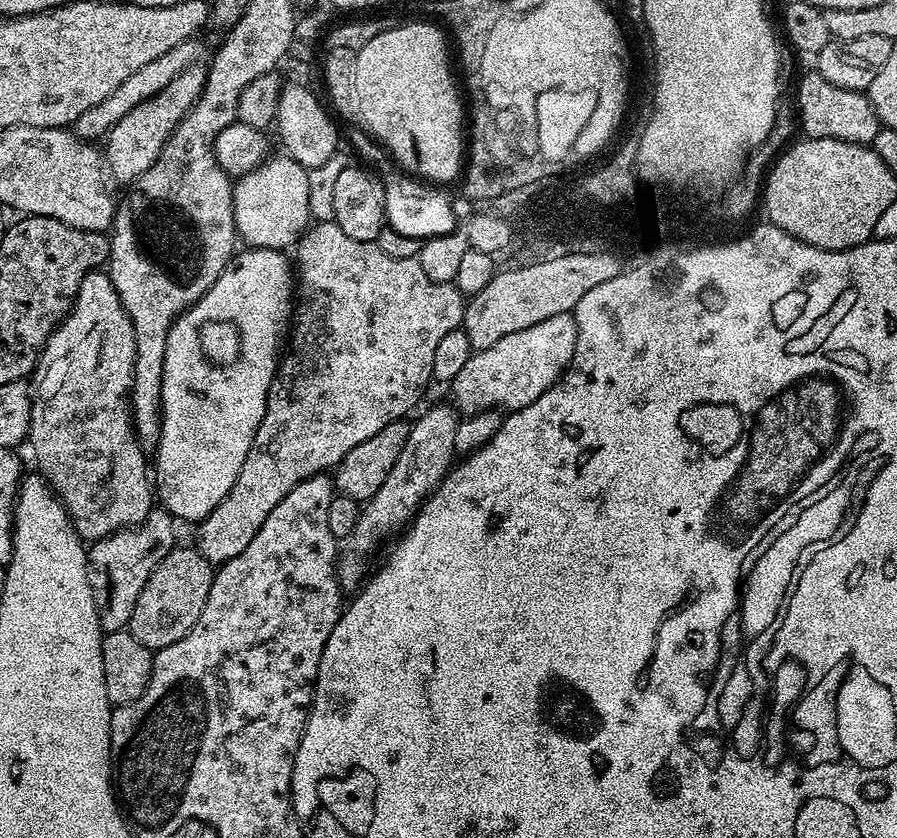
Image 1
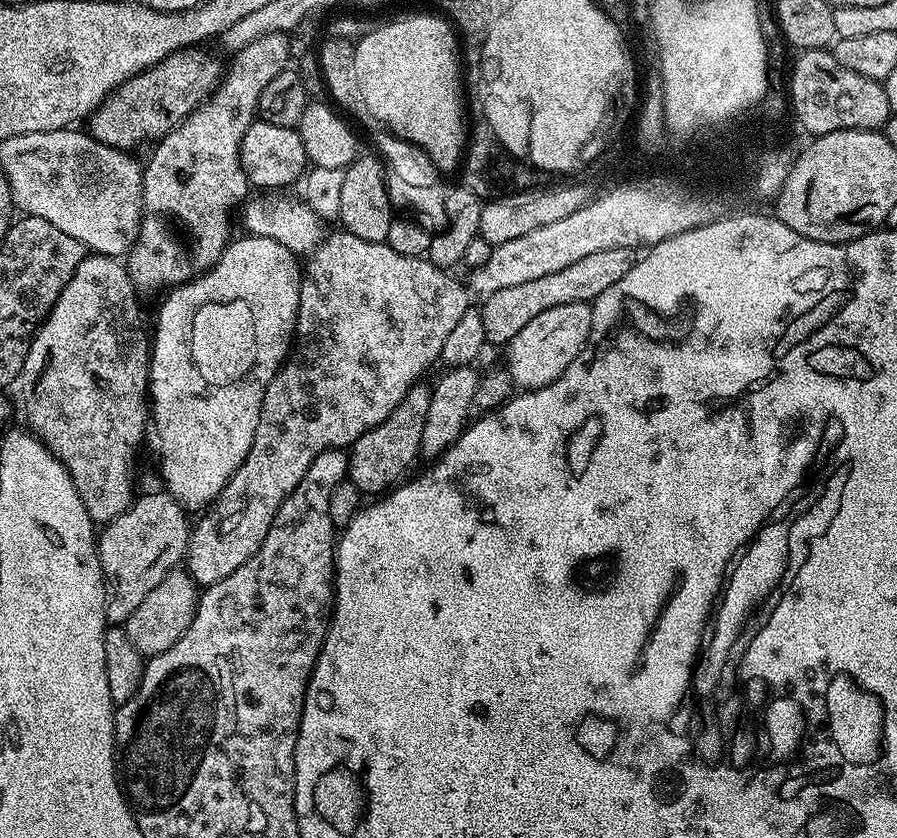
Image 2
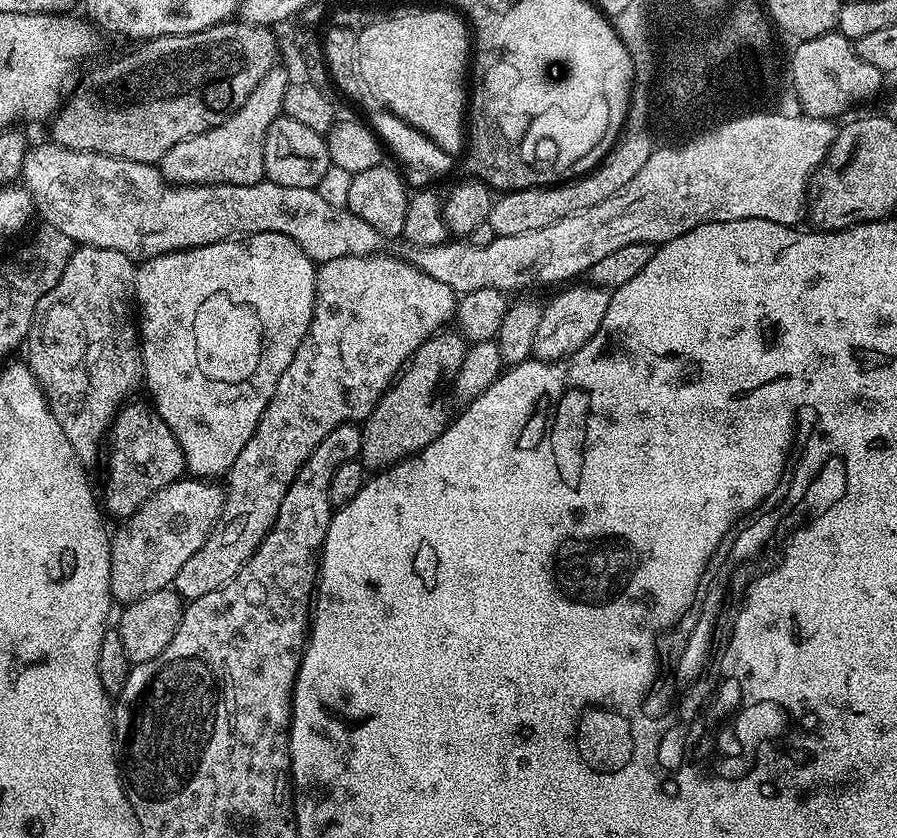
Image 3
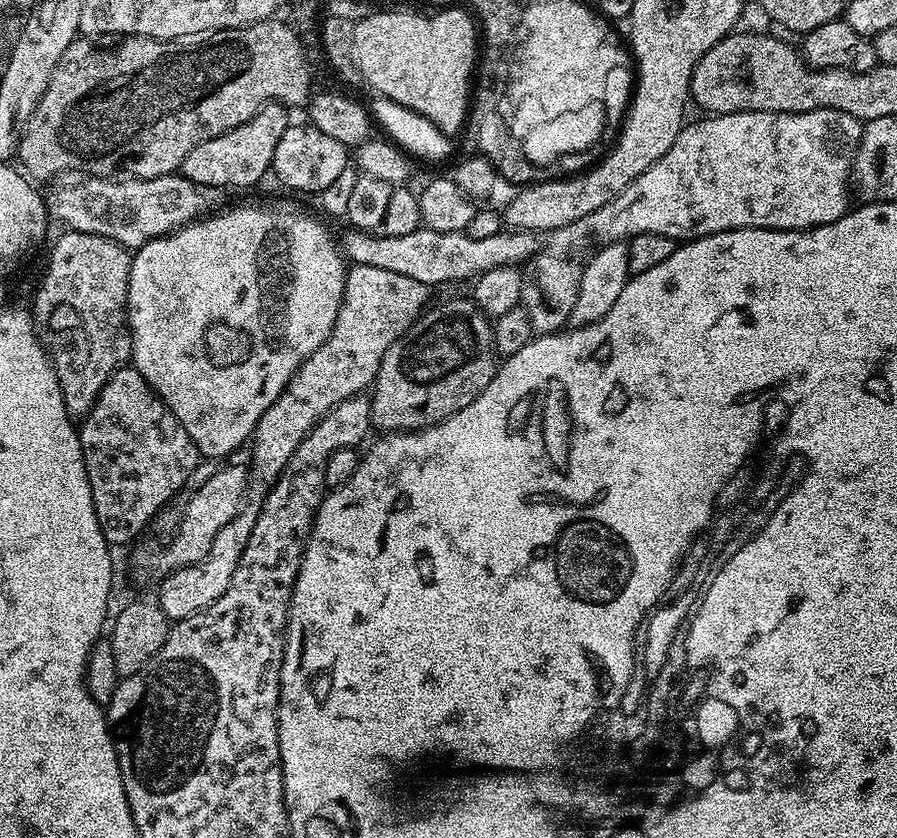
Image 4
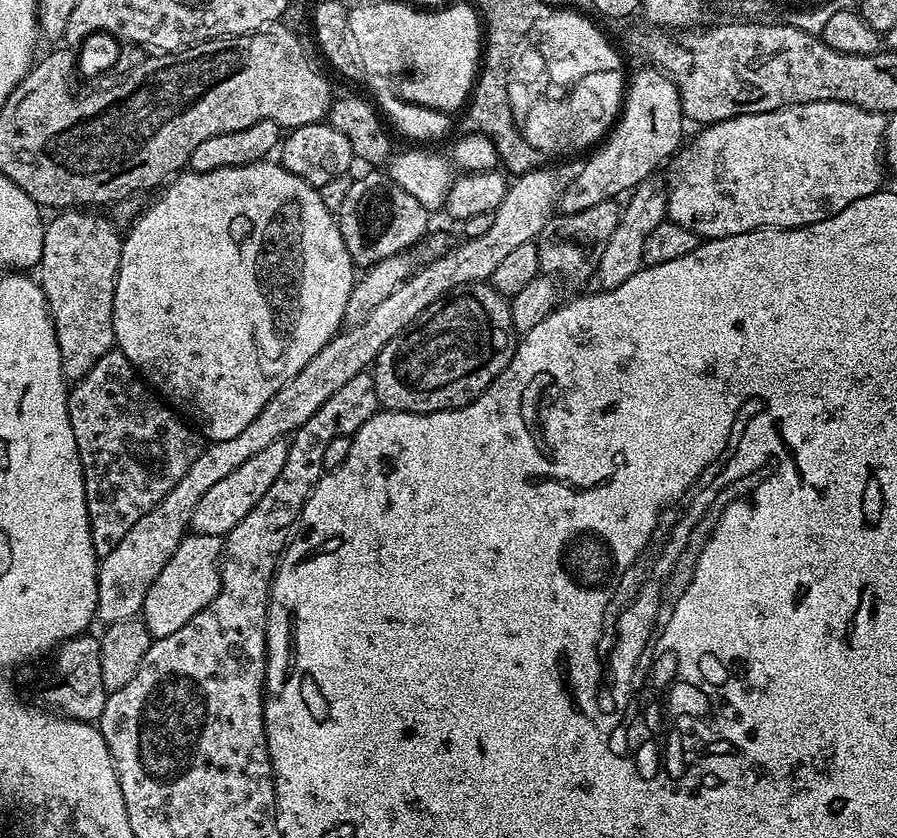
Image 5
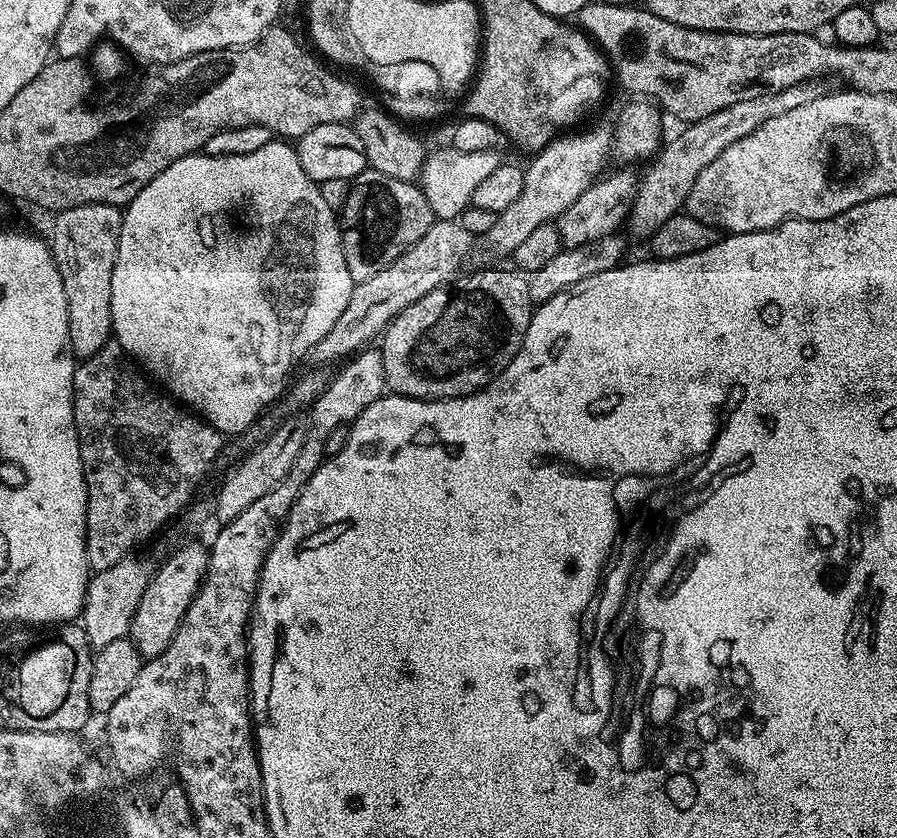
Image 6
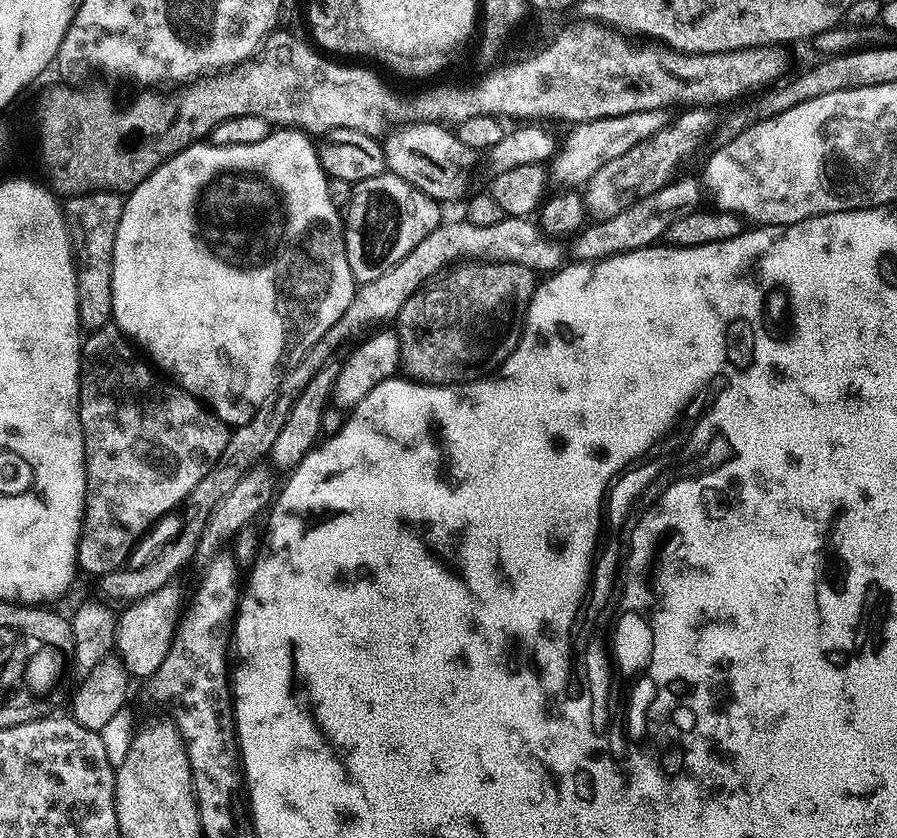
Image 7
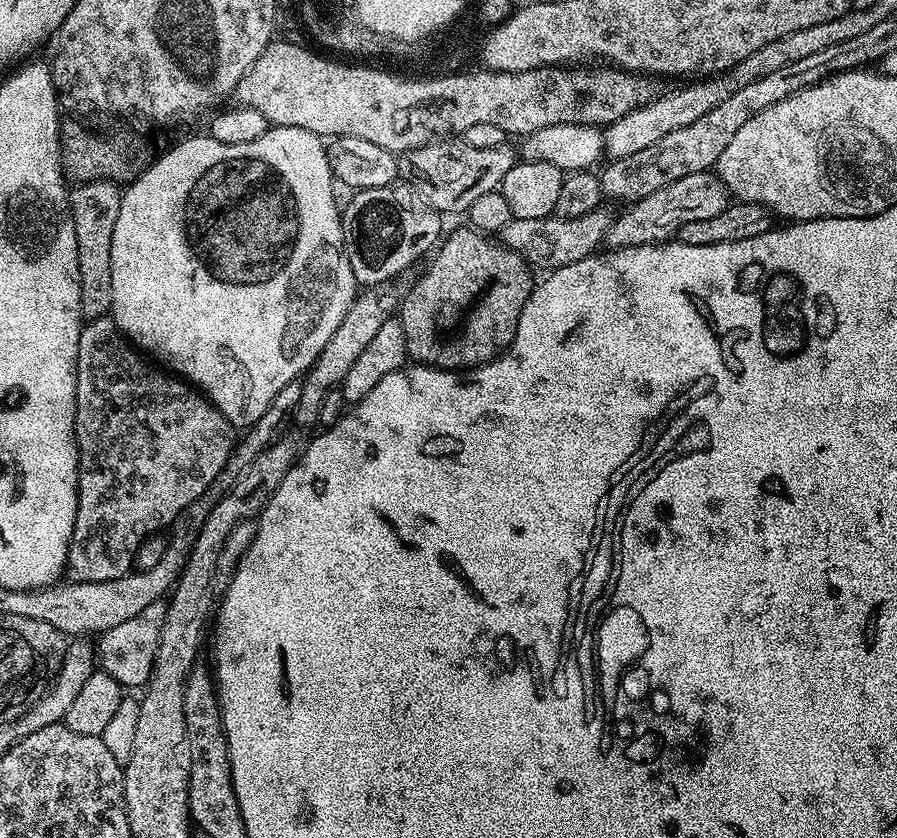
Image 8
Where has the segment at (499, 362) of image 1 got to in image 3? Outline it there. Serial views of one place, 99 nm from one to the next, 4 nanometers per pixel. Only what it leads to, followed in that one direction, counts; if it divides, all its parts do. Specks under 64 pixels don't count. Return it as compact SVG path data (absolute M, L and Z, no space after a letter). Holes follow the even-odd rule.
M576 282L560 290L565 292L558 293L545 306L544 313L538 316L531 353L535 359L547 362L572 356L592 337L598 326L602 326L602 318L606 318L606 310L612 301L609 289L598 288L591 282L580 283L584 282Z

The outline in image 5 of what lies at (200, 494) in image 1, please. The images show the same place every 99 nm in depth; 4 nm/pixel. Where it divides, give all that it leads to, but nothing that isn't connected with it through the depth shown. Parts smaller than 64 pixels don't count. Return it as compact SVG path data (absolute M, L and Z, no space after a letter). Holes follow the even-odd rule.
M272 158L209 172L184 170L160 194L140 217L137 215L131 221L132 229L128 236L126 232L120 245L120 265L112 311L115 347L177 413L183 414L195 425L205 441L234 438L245 426L250 426L250 422L258 418L262 406L266 406L266 402L270 402L270 398L274 398L274 394L278 394L278 390L282 390L282 386L286 386L286 382L290 382L290 378L294 378L294 374L298 374L298 370L302 370L302 366L306 366L306 362L310 362L310 358L314 358L314 354L318 354L318 350L322 350L322 346L330 343L332 337L341 331L346 302L354 283L350 250L346 250L346 242L333 209L322 202L319 191L298 178L298 174L290 174L290 170Z

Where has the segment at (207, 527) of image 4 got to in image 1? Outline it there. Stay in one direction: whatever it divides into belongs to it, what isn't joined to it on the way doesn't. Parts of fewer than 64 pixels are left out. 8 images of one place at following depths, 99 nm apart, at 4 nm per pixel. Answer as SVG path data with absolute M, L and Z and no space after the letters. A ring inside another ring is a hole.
M153 507L152 512L141 524L135 528L121 528L118 532L111 532L109 536L103 536L100 540L91 541L88 548L88 567L92 577L92 588L96 591L96 598L100 606L100 631L107 634L110 632L123 632L128 627L130 618L134 614L134 606L138 606L138 594L142 594L142 586L154 574L154 570L177 547L176 528L174 518L164 511L163 507Z

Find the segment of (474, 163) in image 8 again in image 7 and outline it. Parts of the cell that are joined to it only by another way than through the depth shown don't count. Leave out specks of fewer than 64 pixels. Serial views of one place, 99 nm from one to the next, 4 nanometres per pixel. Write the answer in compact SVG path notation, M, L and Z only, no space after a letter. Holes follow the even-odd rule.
M401 123L383 137L382 143L387 171L410 182L410 186L422 190L437 202L445 202L455 196L456 179L460 171L474 159L472 149L464 145L456 137L455 131L449 130L443 123Z

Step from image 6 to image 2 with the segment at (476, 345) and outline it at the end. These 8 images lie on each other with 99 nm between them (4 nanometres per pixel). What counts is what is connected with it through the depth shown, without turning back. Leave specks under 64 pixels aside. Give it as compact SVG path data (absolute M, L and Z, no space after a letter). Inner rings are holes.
M416 383L381 424L366 430L366 434L350 445L347 479L358 486L361 494L380 494L391 489L403 477L400 475L415 462L416 455L421 455L422 432L430 409L431 394L432 388L428 384Z

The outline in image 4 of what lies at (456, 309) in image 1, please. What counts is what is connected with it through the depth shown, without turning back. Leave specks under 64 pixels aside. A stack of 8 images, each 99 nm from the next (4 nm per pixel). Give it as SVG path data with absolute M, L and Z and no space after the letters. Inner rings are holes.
M352 264L344 274L344 297L338 310L338 318L322 346L314 350L303 362L299 370L290 378L290 382L282 390L282 394L262 414L258 426L252 431L250 437L250 449L252 448L252 464L250 463L250 487L246 493L247 503L240 509L240 513L214 538L210 550L205 554L203 560L191 564L185 568L165 576L159 581L160 597L158 603L160 609L168 615L169 621L185 620L194 614L198 614L206 606L218 602L222 594L226 594L226 586L230 586L230 578L242 558L242 550L246 550L246 542L250 540L250 534L254 530L256 515L260 512L260 505L263 504L269 488L275 484L276 479L284 473L284 467L290 462L290 454L298 450L298 442L310 434L312 427L321 420L328 411L342 402L346 402L351 396L361 395L365 390L371 389L376 383L378 366L386 354L386 350L400 336L403 336L422 313L429 307L428 292L429 285L422 282L414 282L414 278L406 278L406 274L394 274L394 270L378 270L378 266L362 266Z

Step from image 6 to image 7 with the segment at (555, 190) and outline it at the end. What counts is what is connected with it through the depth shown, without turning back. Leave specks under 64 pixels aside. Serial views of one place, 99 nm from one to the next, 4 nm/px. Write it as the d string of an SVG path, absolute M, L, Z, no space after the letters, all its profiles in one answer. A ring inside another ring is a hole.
M665 109L649 112L631 112L625 116L603 116L597 120L587 120L584 124L575 125L565 140L557 147L550 161L550 180L564 190L576 190L584 186L589 178L606 162L621 157L626 150L638 146L640 142L658 133L670 123L670 116Z

